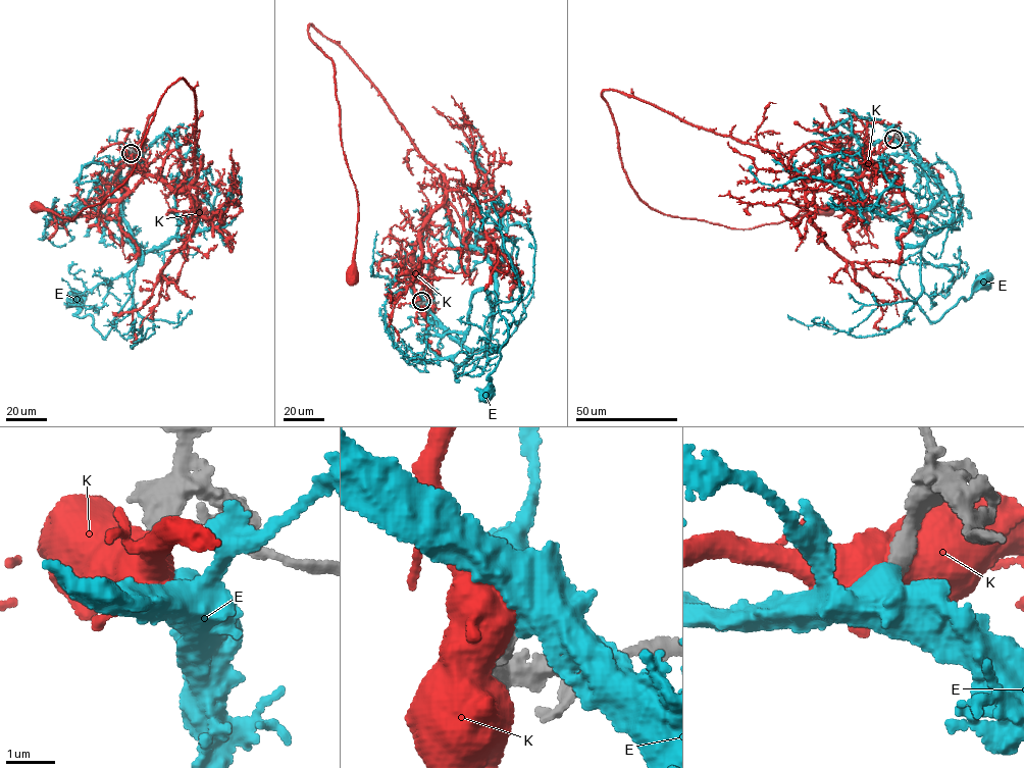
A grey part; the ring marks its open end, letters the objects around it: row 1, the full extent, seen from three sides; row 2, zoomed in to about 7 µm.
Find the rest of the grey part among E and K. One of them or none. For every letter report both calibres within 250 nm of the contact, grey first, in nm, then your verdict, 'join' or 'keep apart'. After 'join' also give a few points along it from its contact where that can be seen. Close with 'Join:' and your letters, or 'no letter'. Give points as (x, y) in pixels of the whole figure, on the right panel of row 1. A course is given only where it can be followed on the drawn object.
E: 240 nm thick on the grey side, 600 nm on the other; keep apart
K: 260 nm thick on the grey side, 900 nm on the other; keep apart
Join: no letter

